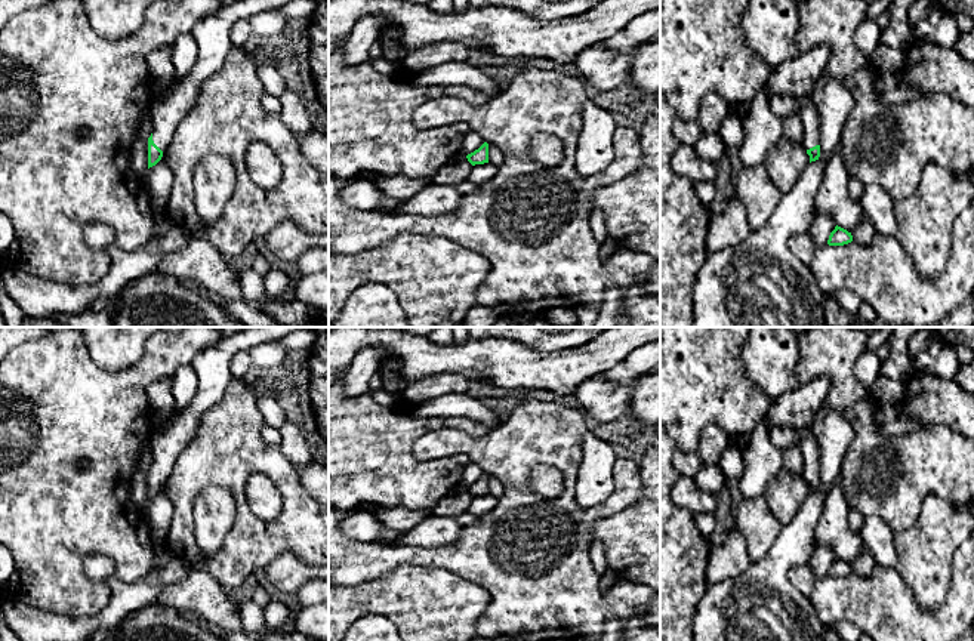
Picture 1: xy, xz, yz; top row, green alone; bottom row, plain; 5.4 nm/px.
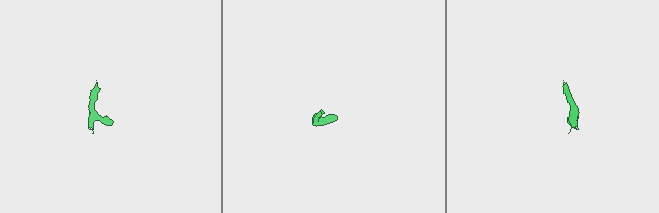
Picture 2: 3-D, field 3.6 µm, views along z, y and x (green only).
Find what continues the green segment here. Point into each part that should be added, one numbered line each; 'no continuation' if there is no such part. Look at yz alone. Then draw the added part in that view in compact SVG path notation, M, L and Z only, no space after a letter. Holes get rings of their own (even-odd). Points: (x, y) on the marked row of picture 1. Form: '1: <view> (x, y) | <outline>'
1: yz (805, 108) | M804 96L798 99L795 113L799 115L804 126L802 147L805 150L810 150L816 145L820 145L819 139L820 118L811 96Z

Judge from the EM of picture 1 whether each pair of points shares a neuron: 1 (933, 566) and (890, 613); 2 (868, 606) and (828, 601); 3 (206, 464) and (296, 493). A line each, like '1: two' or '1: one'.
1: two
2: one
3: one

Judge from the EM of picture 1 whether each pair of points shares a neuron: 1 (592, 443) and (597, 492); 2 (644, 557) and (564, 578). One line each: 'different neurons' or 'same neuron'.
1: same neuron
2: different neurons

